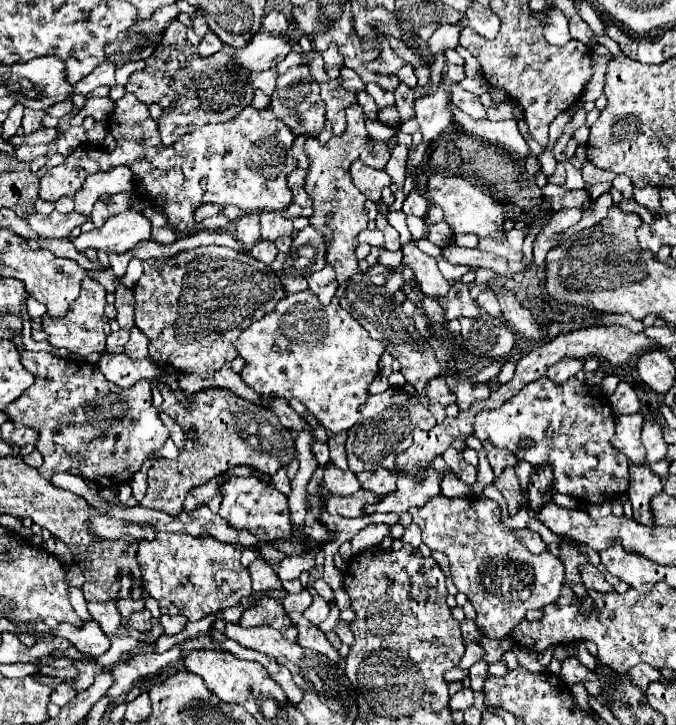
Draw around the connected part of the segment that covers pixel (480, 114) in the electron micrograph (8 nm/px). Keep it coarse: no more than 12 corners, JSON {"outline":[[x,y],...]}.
{"outline":[[452,86],[452,104],[472,118],[486,118],[480,98]]}

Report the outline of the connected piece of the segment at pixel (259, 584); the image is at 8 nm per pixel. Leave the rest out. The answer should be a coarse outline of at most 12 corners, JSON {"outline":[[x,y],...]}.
{"outline":[[256,558],[250,564],[256,592],[282,590],[274,568]]}

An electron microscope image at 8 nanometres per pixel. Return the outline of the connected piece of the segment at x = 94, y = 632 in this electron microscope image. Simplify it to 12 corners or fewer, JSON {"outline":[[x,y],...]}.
{"outline":[[96,620],[82,628],[59,623],[51,630],[82,654],[98,658],[110,648],[110,638]]}

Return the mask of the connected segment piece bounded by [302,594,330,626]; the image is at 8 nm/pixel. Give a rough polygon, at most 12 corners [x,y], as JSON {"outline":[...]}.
{"outline":[[322,596],[302,612],[312,624],[320,624],[330,614],[330,604]]}

